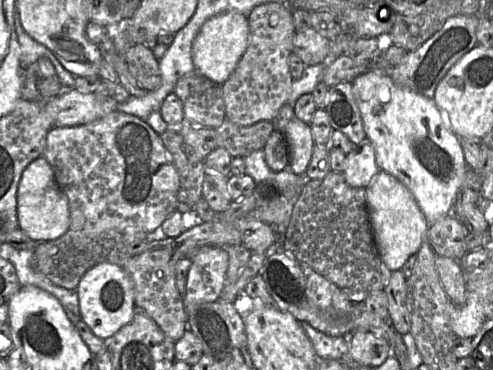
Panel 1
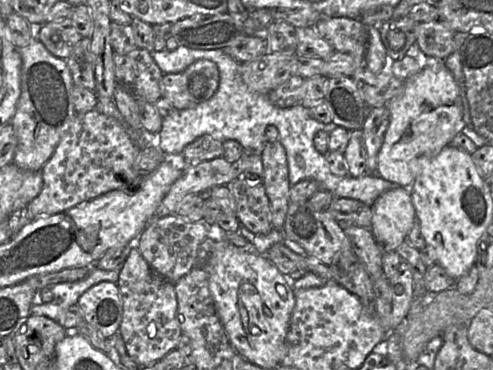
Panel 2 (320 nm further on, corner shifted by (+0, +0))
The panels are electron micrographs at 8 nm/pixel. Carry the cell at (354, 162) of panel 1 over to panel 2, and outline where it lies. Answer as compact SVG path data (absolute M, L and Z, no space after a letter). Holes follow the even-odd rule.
M429 61L421 71L405 79L402 93L386 106L390 121L378 153L376 174L405 187L414 181L417 158L436 155L466 126L461 87L442 61Z

